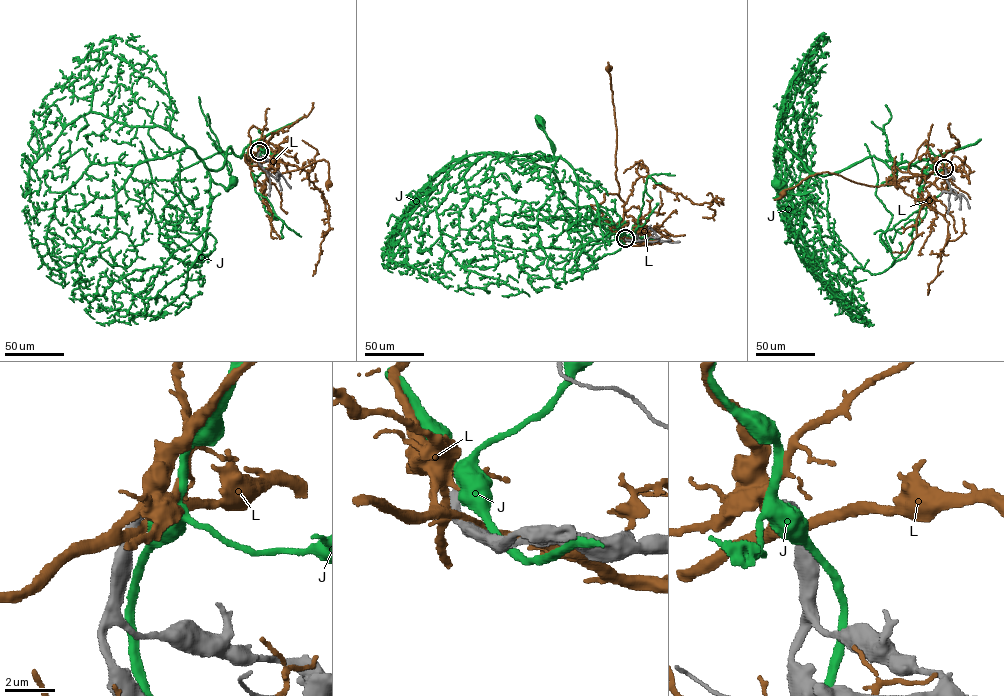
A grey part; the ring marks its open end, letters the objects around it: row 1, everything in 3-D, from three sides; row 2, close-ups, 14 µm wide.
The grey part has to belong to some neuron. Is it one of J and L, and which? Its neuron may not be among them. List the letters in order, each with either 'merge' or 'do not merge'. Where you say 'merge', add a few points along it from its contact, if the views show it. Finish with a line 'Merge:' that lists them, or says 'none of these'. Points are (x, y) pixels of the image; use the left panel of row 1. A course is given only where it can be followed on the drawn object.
J: do not merge
L: do not merge
Merge: none of these

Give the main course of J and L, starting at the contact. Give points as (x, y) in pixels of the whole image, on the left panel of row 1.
J: (259, 152), (263, 138), (244, 147), (241, 158), (229, 146), (223, 166), (208, 170), (226, 190), (232, 182)
L: (259, 151), (252, 159), (274, 161), (272, 166), (277, 173), (324, 159), (329, 163), (329, 184)

